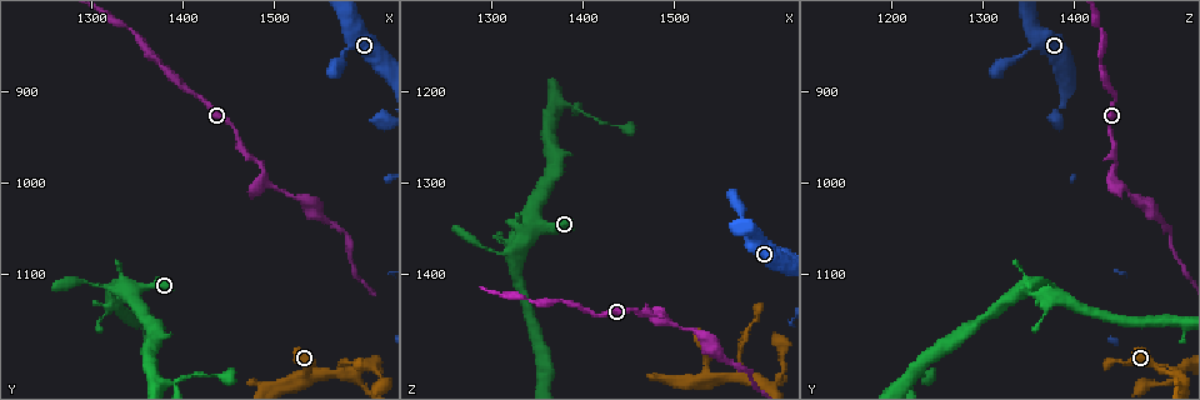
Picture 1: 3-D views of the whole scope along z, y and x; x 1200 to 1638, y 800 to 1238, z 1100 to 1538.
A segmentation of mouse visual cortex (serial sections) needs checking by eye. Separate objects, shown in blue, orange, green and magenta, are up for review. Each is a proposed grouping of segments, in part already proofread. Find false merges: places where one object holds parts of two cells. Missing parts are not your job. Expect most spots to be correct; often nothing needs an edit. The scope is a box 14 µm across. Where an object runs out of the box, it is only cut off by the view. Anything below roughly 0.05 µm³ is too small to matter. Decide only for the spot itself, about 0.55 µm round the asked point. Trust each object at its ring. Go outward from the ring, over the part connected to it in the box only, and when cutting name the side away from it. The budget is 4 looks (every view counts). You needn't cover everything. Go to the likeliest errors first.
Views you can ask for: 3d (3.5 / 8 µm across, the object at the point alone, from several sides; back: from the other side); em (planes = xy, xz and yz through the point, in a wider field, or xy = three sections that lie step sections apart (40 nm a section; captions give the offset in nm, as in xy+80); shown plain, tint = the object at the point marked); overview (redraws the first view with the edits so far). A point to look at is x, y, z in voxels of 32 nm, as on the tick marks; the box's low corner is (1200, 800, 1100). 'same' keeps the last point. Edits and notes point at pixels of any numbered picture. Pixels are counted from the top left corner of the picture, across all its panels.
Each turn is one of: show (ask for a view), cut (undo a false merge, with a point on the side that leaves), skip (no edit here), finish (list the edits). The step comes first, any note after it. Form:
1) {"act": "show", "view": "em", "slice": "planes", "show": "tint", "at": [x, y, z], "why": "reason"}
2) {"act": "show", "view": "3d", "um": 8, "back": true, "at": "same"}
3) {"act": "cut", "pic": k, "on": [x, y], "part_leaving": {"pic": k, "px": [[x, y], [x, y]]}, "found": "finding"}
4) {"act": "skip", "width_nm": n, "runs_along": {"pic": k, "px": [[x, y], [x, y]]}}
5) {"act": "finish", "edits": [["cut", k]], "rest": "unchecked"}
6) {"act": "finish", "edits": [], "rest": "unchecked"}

{"act": "show", "view": "3d", "um": 3.5, "at": [1490, 995, 1445], "why": "arms part here"}

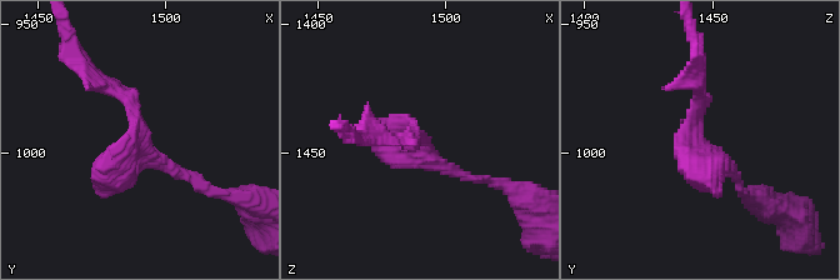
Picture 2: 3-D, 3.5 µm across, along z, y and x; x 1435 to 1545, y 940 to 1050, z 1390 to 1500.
{"act": "skip", "runs_along": {"pic": 2, "px": [[94, 80], [136, 110], [140, 149], [194, 180]]}, "found": "continuous, no second cell"}

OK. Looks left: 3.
{"act": "show", "view": "3d", "um": 3.5, "back": true, "at": [1575, 1210, 1515]}

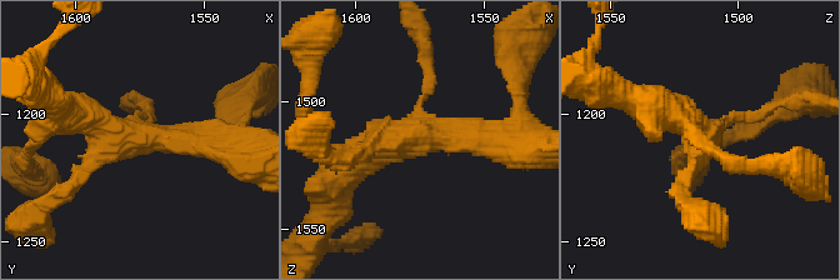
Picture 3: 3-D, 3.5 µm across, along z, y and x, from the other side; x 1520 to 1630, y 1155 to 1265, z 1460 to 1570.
{"act": "show", "view": "em", "slice": "xy", "step": 5, "show": "tint", "at": [1575, 1209, 1514], "arms": 4, "arm_widths_nm": [150, 200, 350, 400], "why": "need the tissue"}

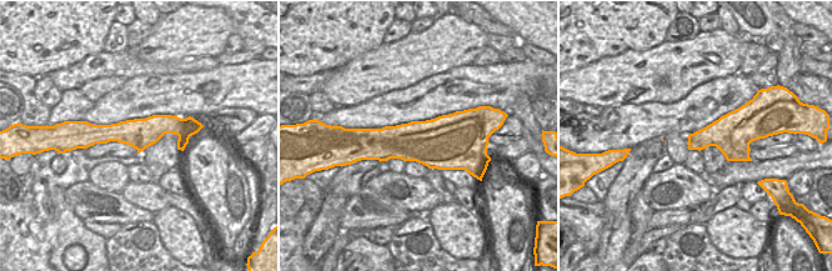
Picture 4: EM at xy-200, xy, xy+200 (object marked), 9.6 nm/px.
{"act": "skip", "runs_along": {"pic": 3, "px": [[510, 131], [379, 141], [345, 158]]}, "found": "one cell here"}

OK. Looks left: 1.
{"act": "finish", "edits": [], "rest": "unchecked"}

